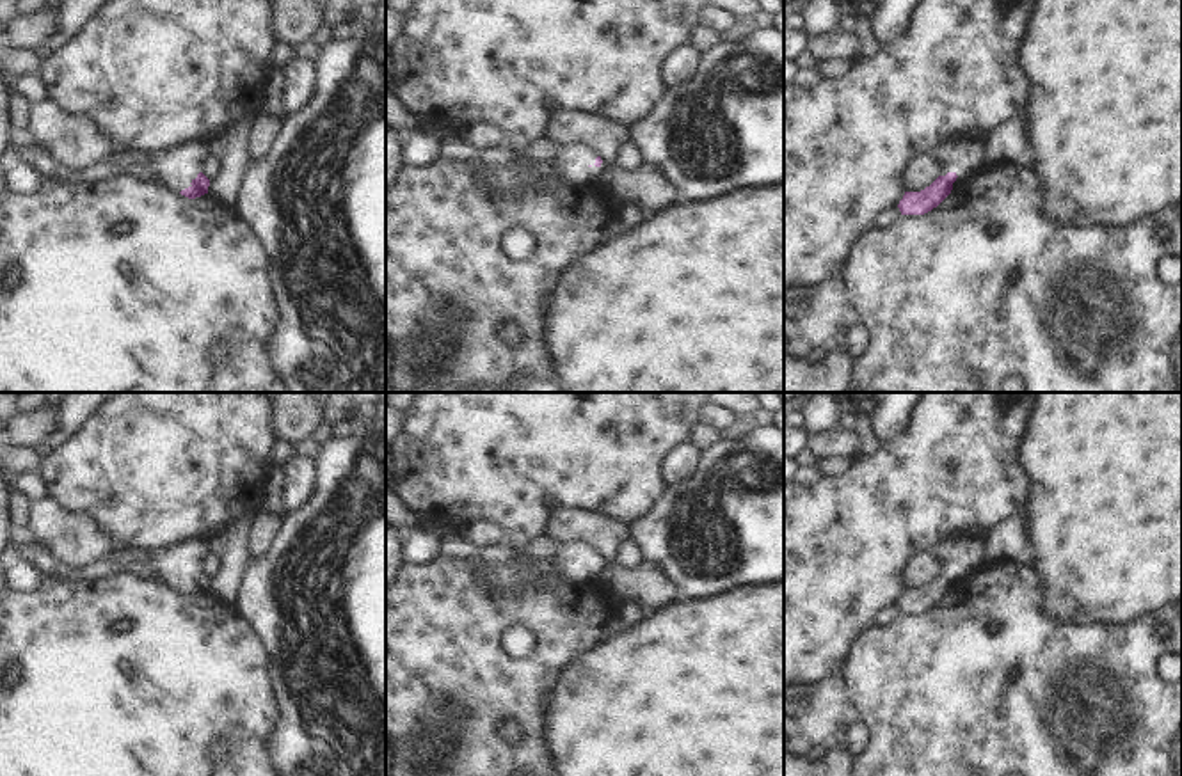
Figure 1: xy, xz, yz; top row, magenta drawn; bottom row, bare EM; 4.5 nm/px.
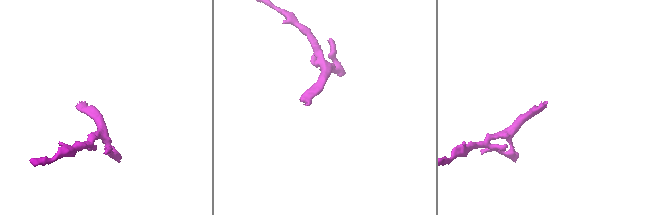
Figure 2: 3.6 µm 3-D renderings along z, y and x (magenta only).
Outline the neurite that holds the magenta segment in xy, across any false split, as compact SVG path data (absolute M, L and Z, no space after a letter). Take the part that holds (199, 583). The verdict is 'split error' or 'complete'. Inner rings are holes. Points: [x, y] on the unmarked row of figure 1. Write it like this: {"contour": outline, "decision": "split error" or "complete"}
{"contour": "M192 540L162 552L149 552L148 563L156 570L158 579L196 597L208 591L210 577L204 574L204 559L210 552L208 540Z", "decision": "split error"}

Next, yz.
{"contour": "M960 533L942 540L933 550L938 575L921 590L905 590L898 606L901 613L924 613L937 606L953 586L976 574L985 565L988 533Z", "decision": "split error"}

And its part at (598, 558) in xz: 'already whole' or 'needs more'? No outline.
needs more

